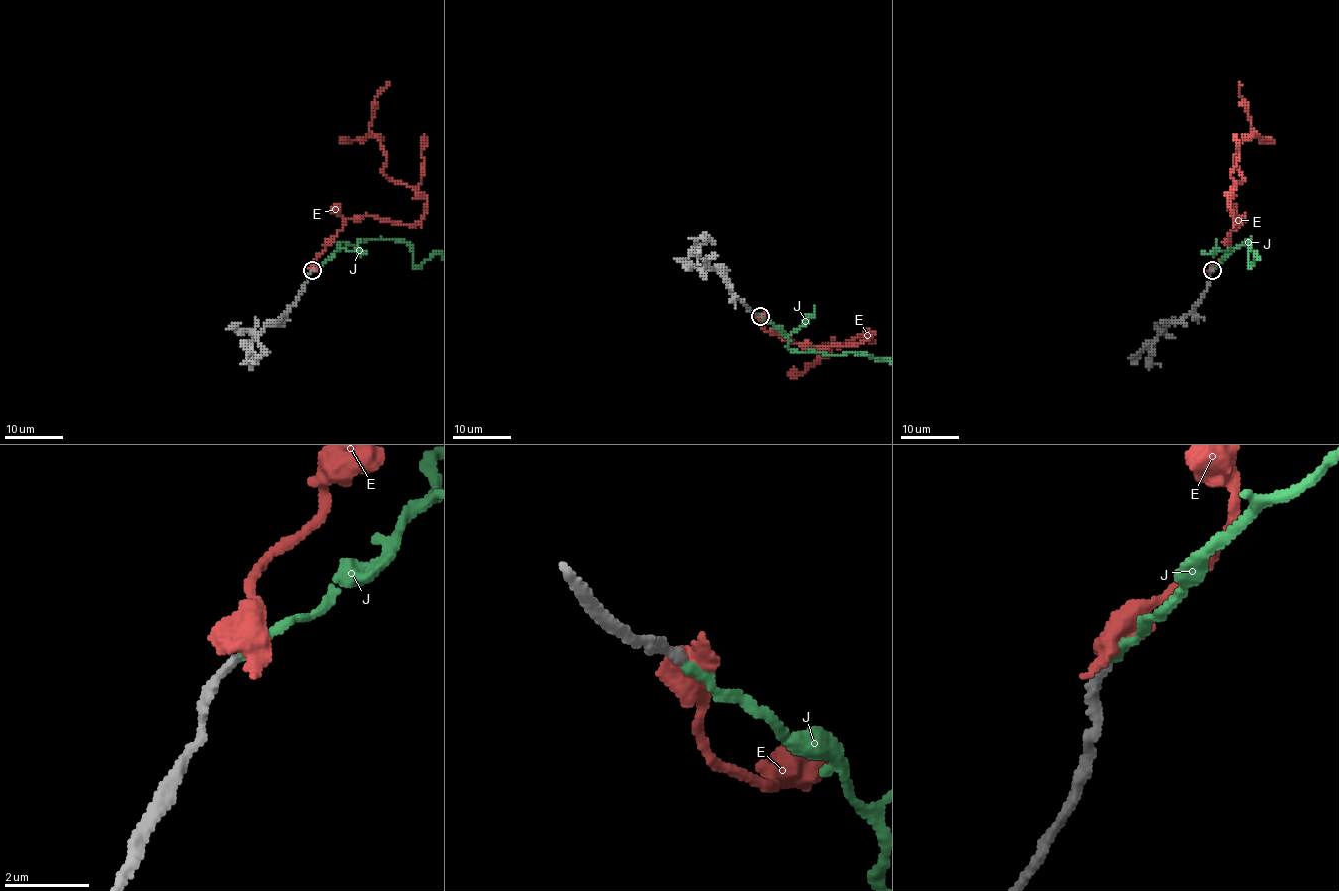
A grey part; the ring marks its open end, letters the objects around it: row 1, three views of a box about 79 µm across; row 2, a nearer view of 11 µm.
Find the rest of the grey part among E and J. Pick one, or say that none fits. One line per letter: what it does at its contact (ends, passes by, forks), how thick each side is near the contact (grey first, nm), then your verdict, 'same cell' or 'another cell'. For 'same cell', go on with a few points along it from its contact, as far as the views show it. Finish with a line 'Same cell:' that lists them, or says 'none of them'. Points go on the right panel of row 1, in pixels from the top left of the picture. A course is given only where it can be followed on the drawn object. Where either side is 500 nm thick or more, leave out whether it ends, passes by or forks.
E: 240/600 nm | another cell
J: it ends | 240/200 nm | same cell
Same cell: J

